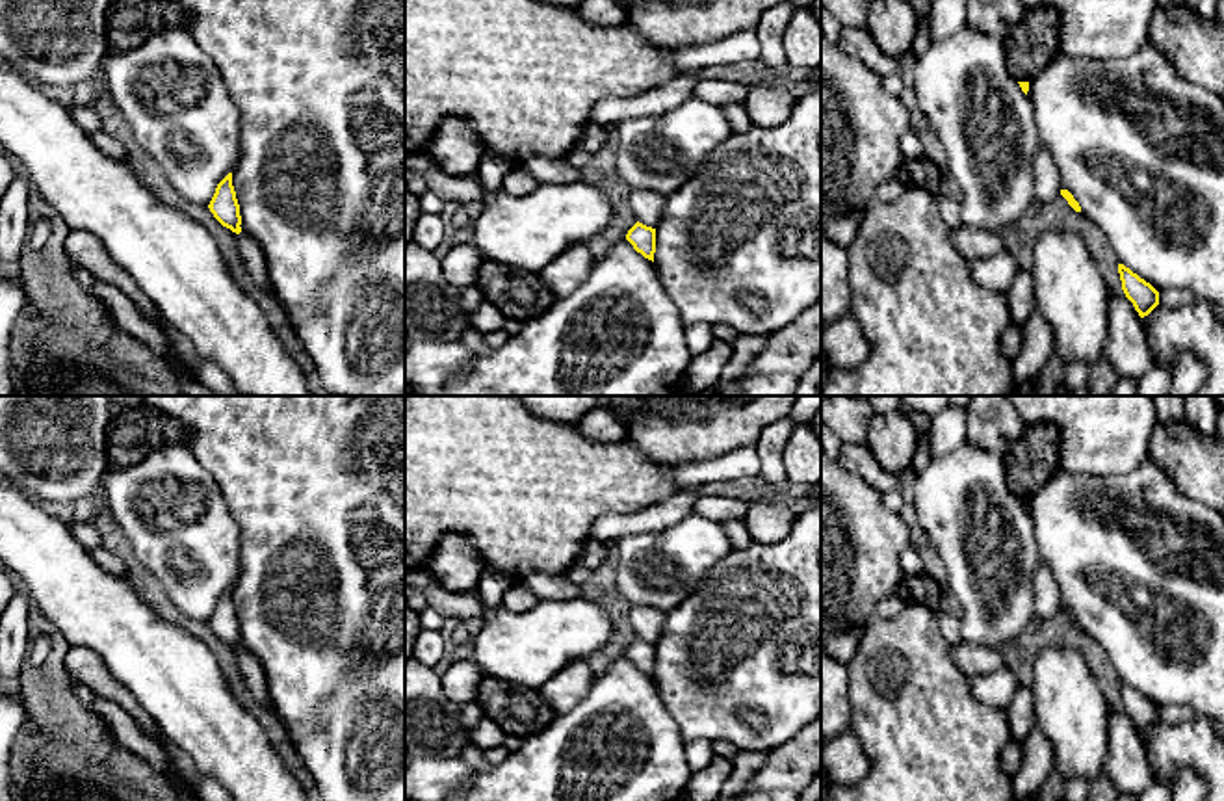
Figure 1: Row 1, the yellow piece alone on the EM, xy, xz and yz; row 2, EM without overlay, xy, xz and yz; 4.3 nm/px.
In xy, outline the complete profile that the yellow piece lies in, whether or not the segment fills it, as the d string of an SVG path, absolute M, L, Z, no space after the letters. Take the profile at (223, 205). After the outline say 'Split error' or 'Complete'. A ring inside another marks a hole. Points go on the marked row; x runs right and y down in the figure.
M228 173L215 188L215 193L208 204L214 217L232 232L241 232L241 216L236 191L232 186L232 173Z. Complete

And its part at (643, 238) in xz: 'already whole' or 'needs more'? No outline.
already whole

